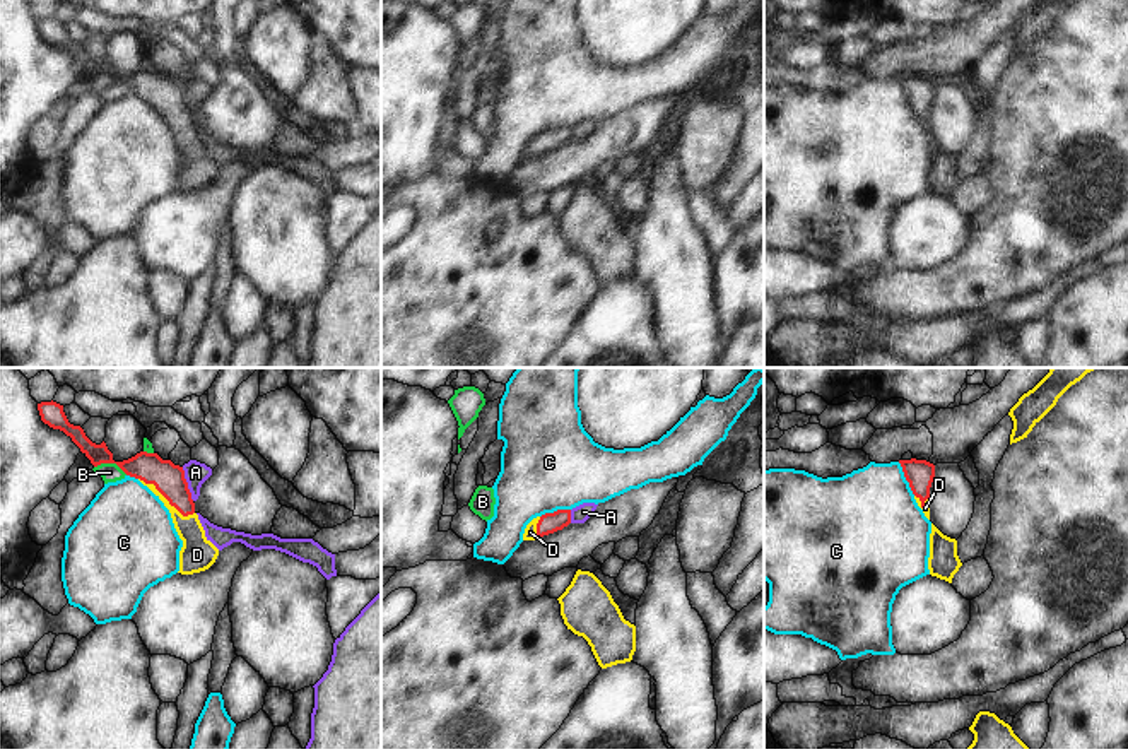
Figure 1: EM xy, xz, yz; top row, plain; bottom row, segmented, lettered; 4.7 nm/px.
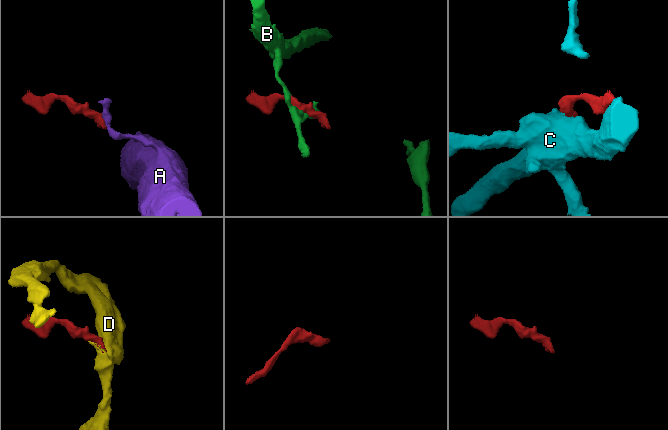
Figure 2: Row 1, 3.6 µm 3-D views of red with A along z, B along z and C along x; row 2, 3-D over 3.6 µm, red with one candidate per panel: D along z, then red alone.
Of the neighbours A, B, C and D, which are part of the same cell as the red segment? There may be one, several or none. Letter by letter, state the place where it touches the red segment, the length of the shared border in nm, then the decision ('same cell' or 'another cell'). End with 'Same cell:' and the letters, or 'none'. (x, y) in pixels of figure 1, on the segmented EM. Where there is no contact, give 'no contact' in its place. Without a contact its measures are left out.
A: contact xy (187, 484); length 170 nm; another cell
B: contact xy (111, 462); length 170 nm; another cell
C: contact yz (906, 479); length 180 nm; another cell
D: contact xy (166, 498); length 320 nm; same cell
Same cell: D

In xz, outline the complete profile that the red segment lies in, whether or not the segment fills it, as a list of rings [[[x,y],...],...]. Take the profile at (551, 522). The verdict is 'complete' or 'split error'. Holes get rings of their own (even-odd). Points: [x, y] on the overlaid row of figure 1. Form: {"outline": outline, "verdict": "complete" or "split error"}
{"outline": [[[557,510],[533,518],[523,534],[523,540],[535,540],[538,537],[562,530],[571,523],[571,510]]], "verdict": "split error"}

